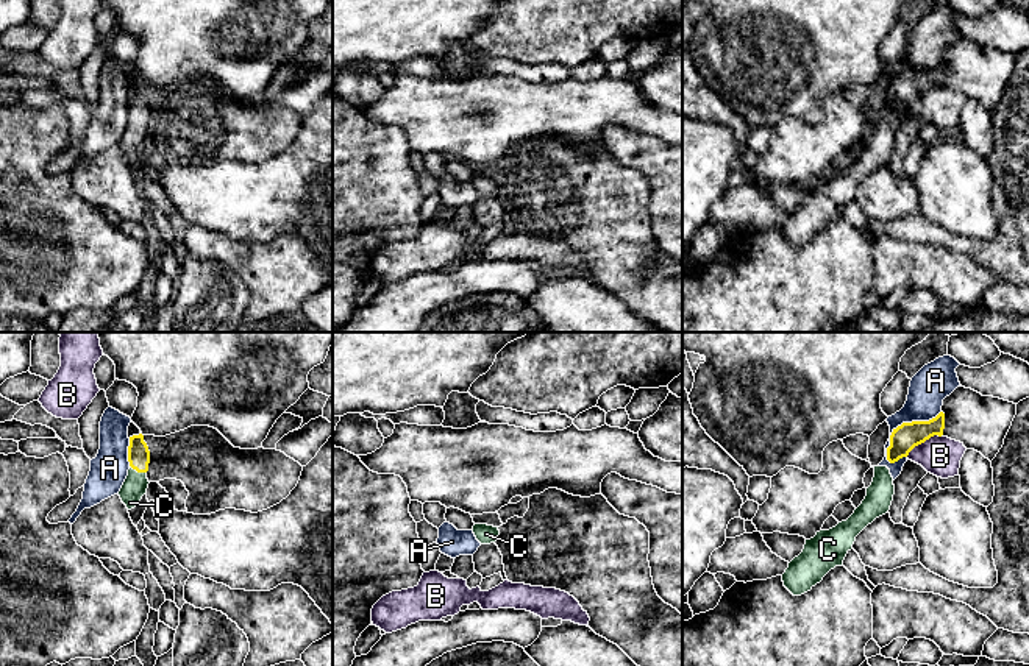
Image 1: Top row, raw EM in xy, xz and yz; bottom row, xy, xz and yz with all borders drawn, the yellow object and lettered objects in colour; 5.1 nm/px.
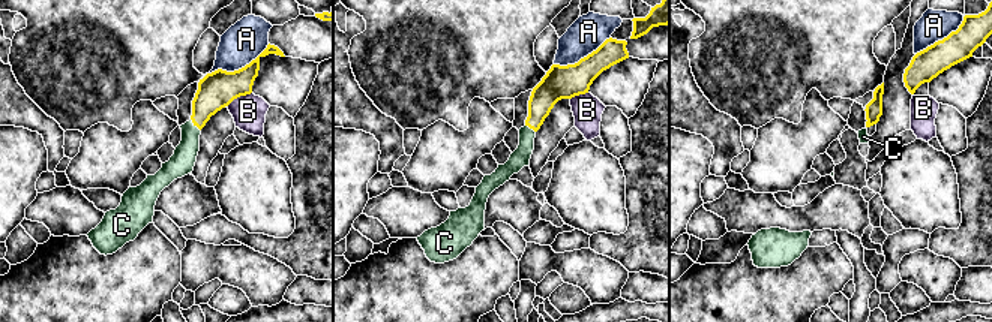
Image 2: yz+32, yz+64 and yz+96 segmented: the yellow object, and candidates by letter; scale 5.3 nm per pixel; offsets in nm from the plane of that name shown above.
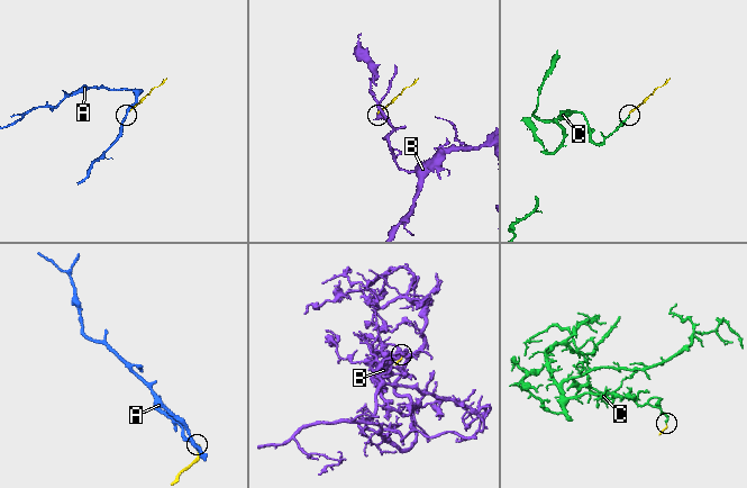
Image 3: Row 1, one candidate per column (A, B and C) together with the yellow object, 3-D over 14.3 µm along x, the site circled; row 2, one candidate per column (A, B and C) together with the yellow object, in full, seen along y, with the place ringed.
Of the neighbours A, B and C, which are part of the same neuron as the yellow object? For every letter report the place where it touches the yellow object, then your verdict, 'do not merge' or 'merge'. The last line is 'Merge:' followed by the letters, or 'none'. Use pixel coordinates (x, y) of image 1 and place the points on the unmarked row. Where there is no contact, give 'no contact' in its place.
A: meets yellow in yz at (914, 72); do not merge
B: meets yellow in yz at (923, 92); do not merge
C: meets yellow in xy at (138, 122); merge
Merge: C

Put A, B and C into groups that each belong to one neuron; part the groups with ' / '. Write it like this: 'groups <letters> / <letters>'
groups A / B / C

